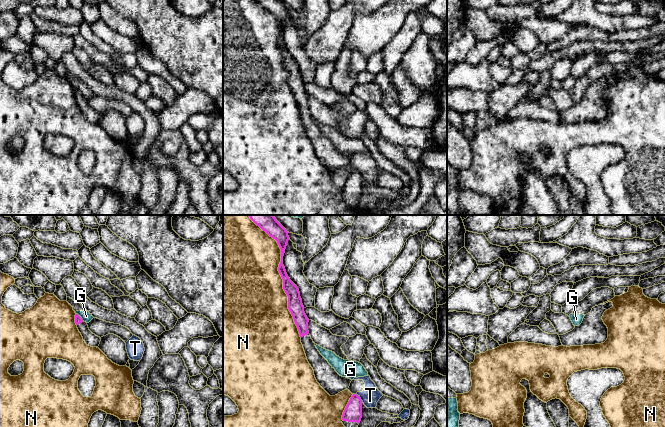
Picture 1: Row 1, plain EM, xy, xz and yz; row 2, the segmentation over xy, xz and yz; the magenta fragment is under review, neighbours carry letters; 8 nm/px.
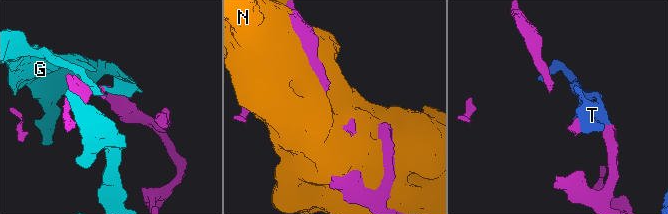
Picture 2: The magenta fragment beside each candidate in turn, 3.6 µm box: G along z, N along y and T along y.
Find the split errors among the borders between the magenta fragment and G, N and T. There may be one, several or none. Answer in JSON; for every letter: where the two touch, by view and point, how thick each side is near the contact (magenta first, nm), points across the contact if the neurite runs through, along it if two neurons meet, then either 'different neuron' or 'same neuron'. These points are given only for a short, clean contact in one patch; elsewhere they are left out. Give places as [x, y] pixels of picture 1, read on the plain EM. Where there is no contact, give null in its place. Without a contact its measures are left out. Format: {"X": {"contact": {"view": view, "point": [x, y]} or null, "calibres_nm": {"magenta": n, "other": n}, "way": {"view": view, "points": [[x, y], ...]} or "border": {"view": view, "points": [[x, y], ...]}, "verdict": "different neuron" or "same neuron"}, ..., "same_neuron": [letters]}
{"G": {"contact": {"view": "xy", "point": [80, 93]}, "calibres_nm": {"magenta": 60, "other": 80}, "border": {"view": "xy", "points": [[76, 89], [83, 96]]}, "verdict": "different neuron"}, "N": {"contact": {"view": "xz", "point": [282, 54]}, "calibres_nm": {"magenta": 120, "other": 480}, "verdict": "different neuron"}, "T": {"contact": {"view": "xz", "point": [359, 173]}, "calibres_nm": {"magenta": 140, "other": 150}, "verdict": "different neuron"}, "same_neuron": []}

